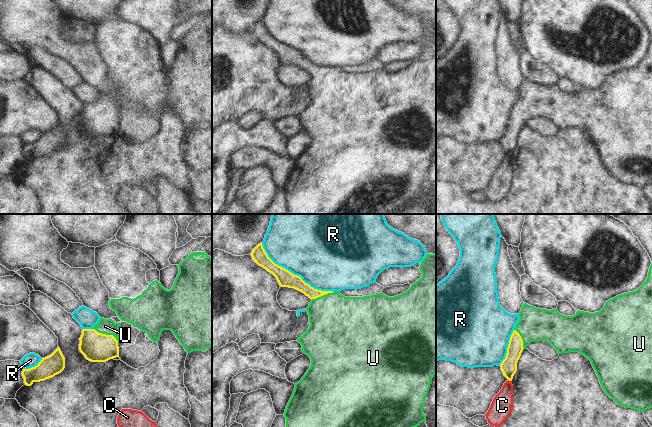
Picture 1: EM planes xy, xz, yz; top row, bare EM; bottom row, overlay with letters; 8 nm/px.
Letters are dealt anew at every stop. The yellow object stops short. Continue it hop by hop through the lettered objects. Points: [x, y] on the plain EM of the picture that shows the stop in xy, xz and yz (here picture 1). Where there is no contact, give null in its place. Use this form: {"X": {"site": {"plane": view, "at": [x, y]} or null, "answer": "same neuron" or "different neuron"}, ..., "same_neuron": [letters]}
{"C": {"site": {"plane": "yz", "at": [509, 156]}, "answer": "different neuron"}, "R": {"site": {"plane": "xz", "at": [293, 50]}, "answer": "different neuron"}, "U": {"site": {"plane": "xy", "at": [105, 110]}, "answer": "same neuron"}, "same_neuron": ["U"]}

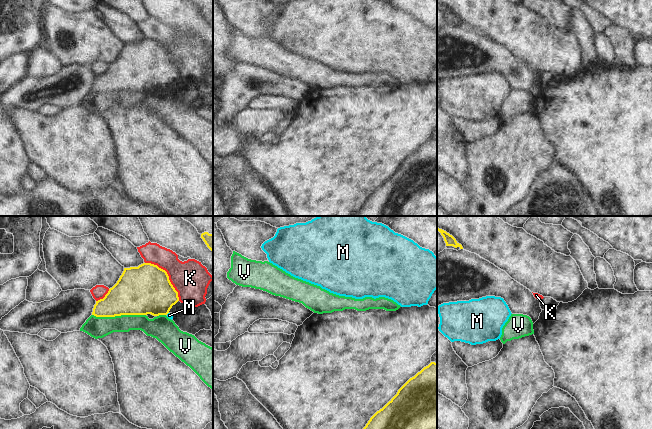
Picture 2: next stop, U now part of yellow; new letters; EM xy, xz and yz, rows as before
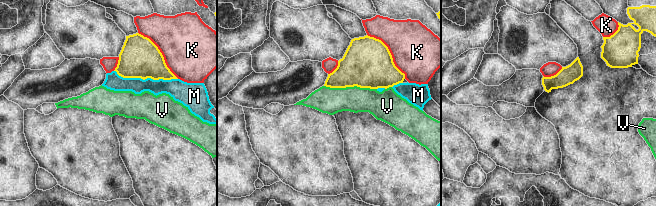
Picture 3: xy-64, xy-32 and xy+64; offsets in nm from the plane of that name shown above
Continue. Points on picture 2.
{"K": {"site": {"plane": "xy", "at": [168, 52]}, "answer": "different neuron"}, "M": {"site": {"plane": "xy", "at": [167, 89]}, "answer": "different neuron"}, "V": {"site": {"plane": "xy", "at": [119, 91]}, "answer": "different neuron"}, "same_neuron": []}

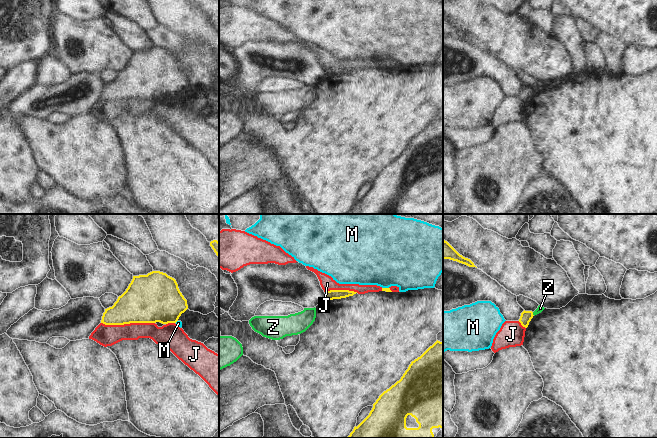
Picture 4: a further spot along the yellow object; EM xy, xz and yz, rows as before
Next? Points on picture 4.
{"J": {"site": {"plane": "xy", "at": [128, 99]}, "answer": "different neuron"}, "M": {"site": {"plane": "xz", "at": [385, 64]}, "answer": "different neuron"}, "Z": {"site": {"plane": "yz", "at": [532, 90]}, "answer": "different neuron"}, "same_neuron": []}

